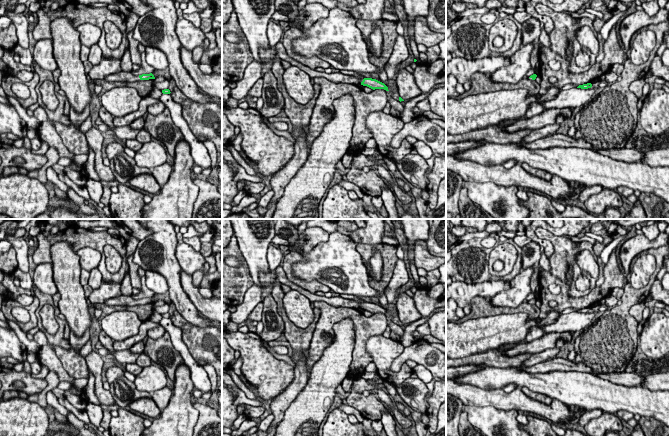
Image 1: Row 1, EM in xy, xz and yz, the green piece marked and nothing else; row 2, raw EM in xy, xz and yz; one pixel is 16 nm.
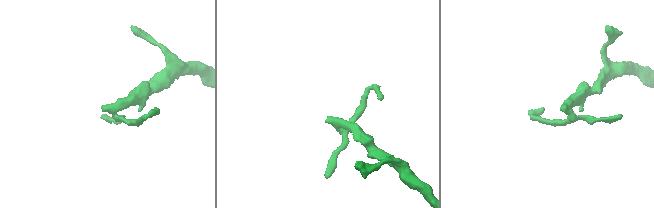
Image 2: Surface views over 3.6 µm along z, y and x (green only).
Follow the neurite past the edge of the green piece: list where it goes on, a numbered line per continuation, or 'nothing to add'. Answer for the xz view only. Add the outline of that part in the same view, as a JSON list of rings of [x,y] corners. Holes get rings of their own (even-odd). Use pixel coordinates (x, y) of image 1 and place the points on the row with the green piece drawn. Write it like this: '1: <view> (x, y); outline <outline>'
1: xz (281, 51); outline [[[280,41],[276,44],[276,49],[277,49],[278,58],[289,62],[291,64],[291,66],[297,66],[298,68],[303,70],[305,73],[307,73],[311,79],[316,78],[316,77],[326,78],[327,80],[330,80],[334,83],[347,83],[347,84],[354,84],[354,85],[358,85],[358,86],[363,81],[363,79],[361,79],[361,78],[357,78],[357,77],[351,76],[351,75],[341,74],[340,72],[327,74],[325,72],[318,72],[315,69],[311,69],[311,68],[299,63],[298,61],[292,59],[288,55],[285,47],[283,46],[283,43]]]

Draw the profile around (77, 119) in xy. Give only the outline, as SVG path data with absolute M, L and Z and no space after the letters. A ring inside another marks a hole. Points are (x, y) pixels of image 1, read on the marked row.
M86 106L85 109L78 113L74 110L73 107L70 107L70 121L73 123L75 127L81 126L81 124L86 120L86 118L90 115L90 108Z

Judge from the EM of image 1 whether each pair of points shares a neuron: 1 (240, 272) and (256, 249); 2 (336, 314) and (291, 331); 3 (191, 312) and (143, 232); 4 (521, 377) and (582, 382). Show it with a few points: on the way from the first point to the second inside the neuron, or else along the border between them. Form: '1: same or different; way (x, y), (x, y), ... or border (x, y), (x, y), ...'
1: different; border (237, 241), (238, 248), (254, 283)
2: different; border (315, 306), (319, 309), (320, 316), (309, 343)
3: different; border (153, 232), (140, 241)
4: same; way (536, 382), (567, 382)

